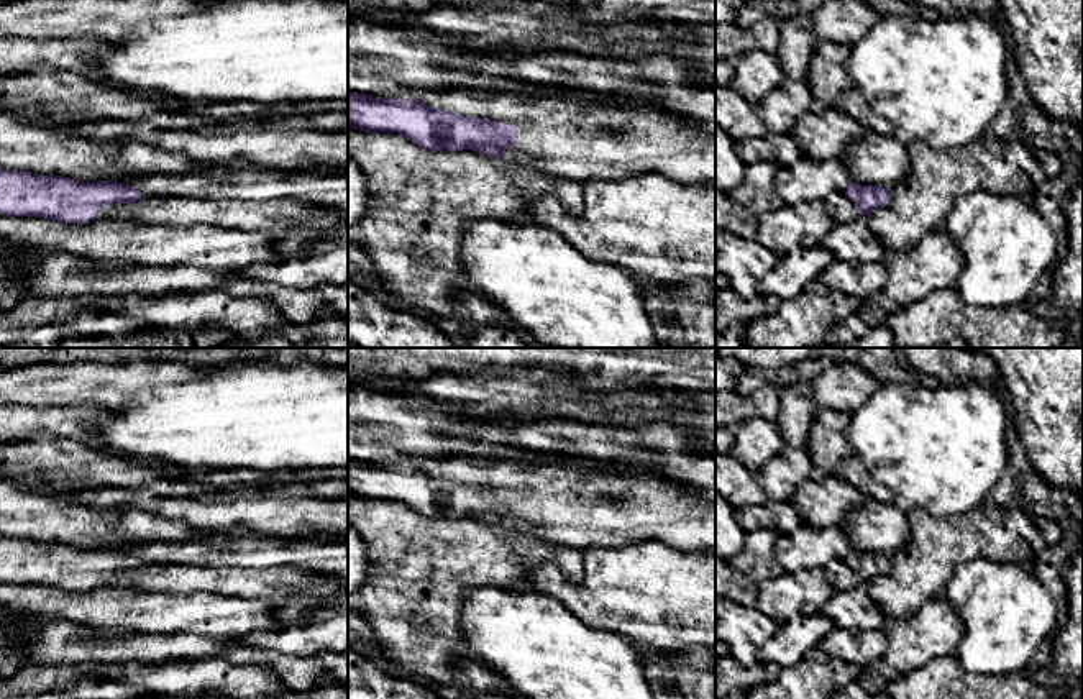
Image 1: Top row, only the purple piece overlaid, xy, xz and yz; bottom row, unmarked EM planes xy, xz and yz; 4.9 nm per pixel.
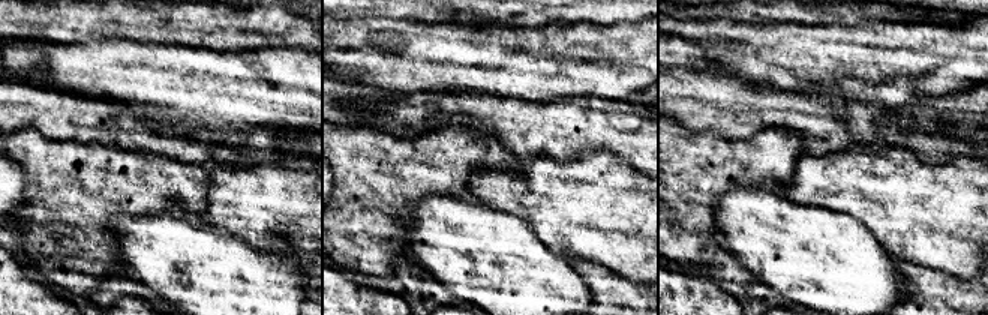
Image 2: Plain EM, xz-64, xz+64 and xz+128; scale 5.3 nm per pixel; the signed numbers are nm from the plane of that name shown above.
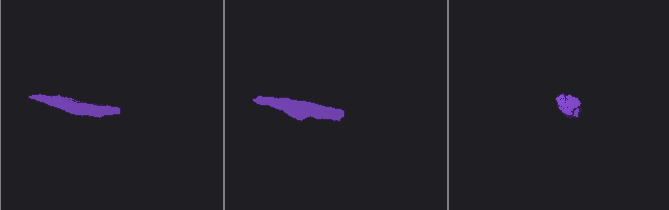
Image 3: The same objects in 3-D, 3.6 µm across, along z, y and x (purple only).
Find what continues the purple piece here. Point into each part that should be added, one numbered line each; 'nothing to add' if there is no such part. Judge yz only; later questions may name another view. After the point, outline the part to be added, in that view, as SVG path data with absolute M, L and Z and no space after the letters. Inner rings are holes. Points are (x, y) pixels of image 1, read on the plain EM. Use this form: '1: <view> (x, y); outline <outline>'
1: yz (839, 573); outline M832 561L824 569L824 574L834 591L847 591L860 582L853 569L845 561Z

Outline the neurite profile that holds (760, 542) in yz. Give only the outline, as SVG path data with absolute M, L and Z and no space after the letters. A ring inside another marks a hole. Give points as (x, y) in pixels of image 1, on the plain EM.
M776 527L747 532L743 550L732 558L732 566L756 582L778 576L781 568L773 553L778 535Z

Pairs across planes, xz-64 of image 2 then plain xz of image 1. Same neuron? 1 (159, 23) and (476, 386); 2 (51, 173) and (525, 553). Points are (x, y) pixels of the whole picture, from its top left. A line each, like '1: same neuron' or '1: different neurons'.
1: same neuron
2: same neuron

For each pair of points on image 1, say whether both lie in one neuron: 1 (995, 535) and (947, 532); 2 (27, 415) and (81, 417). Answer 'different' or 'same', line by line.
1: same
2: same

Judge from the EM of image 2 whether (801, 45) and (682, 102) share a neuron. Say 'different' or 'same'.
different

